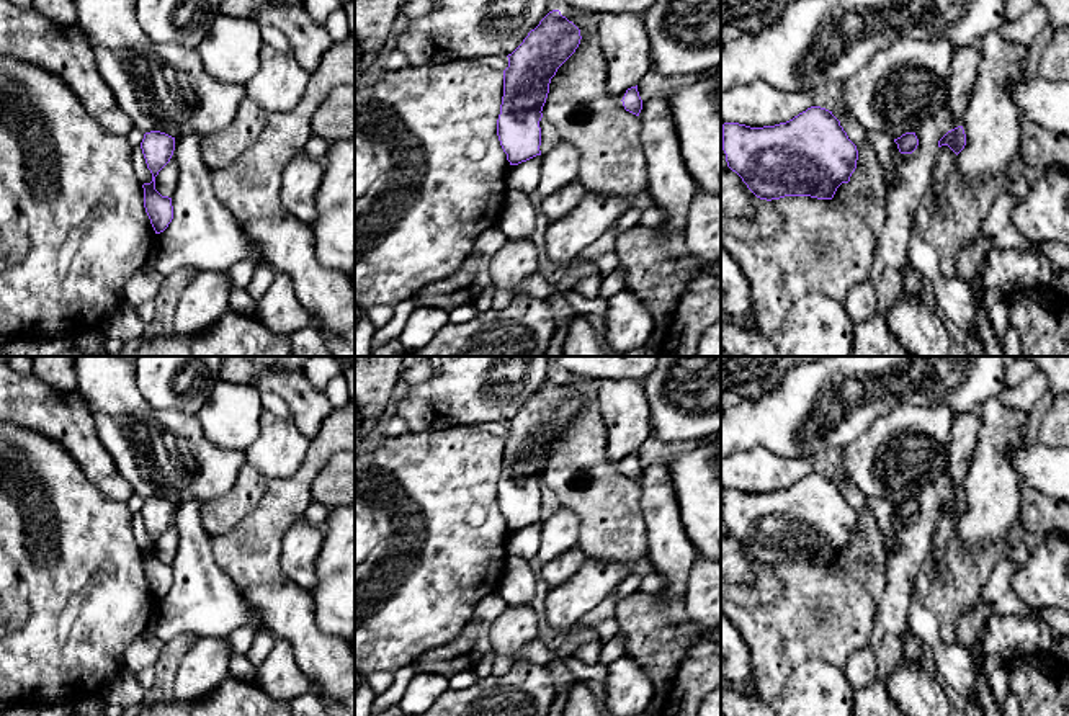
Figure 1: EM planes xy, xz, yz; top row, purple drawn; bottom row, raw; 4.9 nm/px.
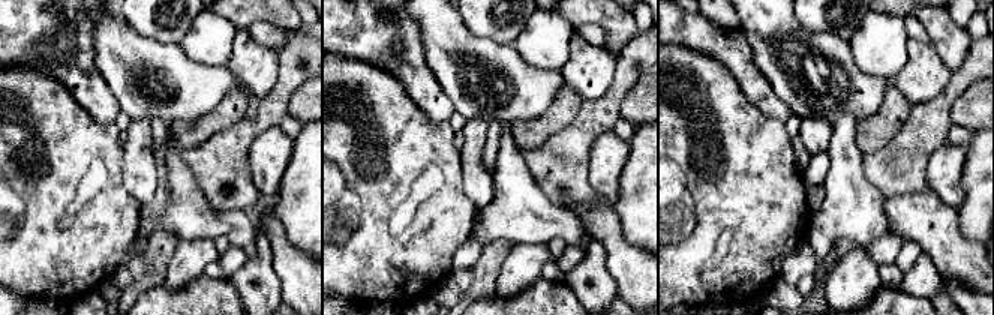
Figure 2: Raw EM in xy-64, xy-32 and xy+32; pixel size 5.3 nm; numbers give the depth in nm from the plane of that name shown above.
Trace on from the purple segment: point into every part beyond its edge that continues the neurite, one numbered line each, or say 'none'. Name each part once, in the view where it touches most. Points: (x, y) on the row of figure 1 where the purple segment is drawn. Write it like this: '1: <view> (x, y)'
none

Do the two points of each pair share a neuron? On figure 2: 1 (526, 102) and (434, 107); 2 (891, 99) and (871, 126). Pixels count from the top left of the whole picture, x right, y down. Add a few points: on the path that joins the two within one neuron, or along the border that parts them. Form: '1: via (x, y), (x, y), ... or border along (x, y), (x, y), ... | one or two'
1: border along (434, 75), (456, 111) | two
2: via (891, 105), (877, 120) | one

